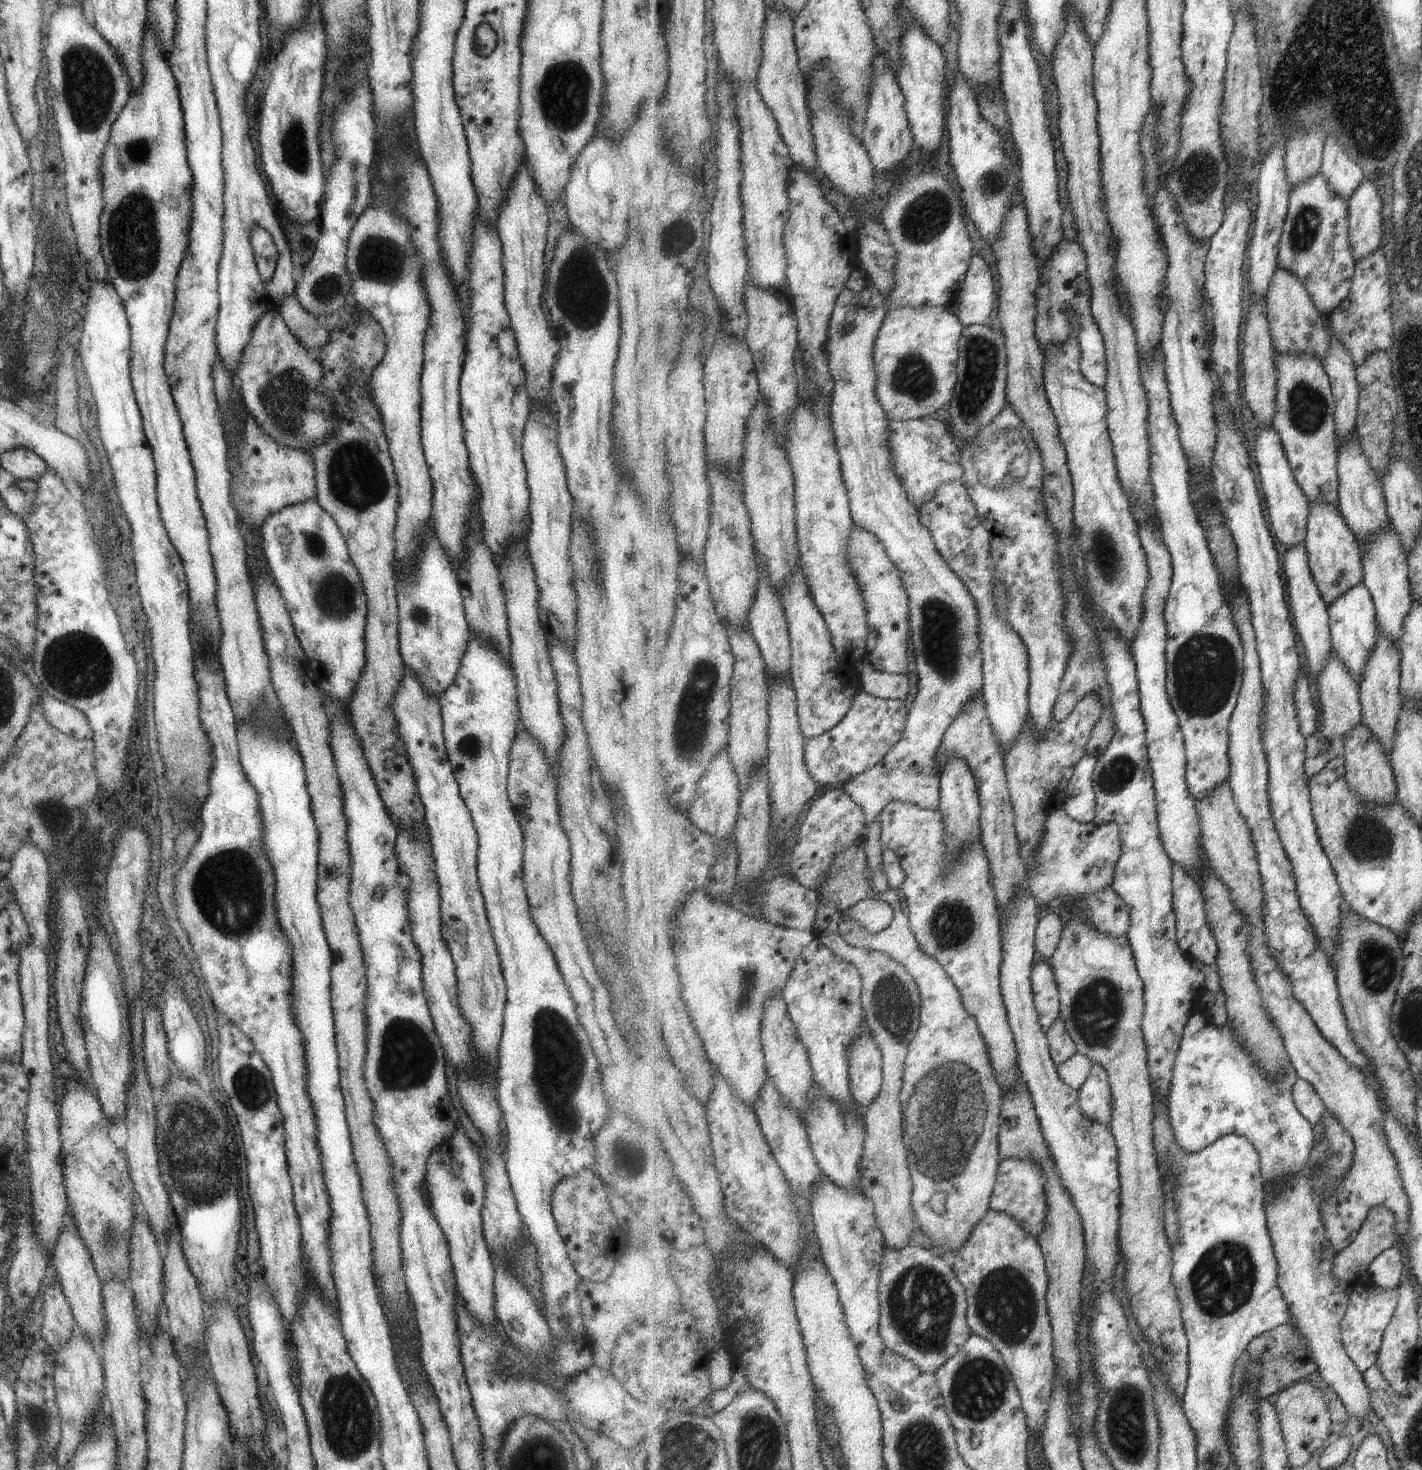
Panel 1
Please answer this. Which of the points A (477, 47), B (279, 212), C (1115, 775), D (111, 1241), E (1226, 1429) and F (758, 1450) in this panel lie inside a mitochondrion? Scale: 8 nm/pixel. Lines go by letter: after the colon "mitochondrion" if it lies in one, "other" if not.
A: other
B: other
C: mitochondrion
D: mitochondrion
E: other
F: mitochondrion

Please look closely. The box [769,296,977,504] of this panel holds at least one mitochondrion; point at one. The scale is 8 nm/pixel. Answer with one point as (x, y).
(913, 378)

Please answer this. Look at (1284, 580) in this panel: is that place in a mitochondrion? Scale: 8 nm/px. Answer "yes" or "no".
no

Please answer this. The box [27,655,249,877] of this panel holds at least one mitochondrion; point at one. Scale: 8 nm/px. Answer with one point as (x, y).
(53, 815)

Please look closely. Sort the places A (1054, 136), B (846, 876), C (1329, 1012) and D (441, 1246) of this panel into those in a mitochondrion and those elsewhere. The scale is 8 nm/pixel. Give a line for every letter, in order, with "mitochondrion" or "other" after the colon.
A: other
B: mitochondrion
C: other
D: other

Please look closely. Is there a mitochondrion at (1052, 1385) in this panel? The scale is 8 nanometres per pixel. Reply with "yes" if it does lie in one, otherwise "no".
no

